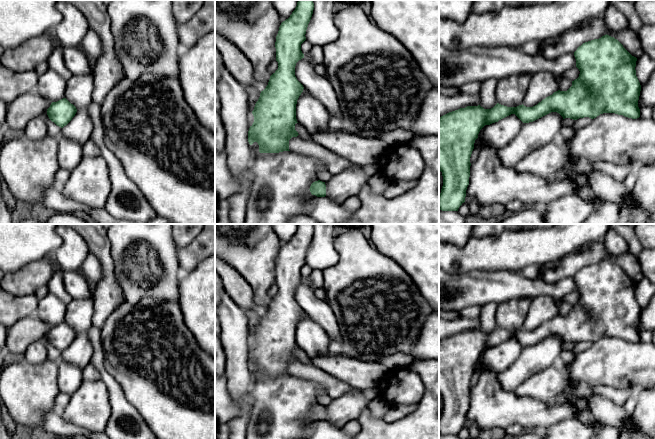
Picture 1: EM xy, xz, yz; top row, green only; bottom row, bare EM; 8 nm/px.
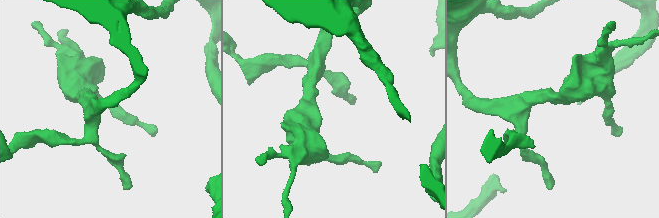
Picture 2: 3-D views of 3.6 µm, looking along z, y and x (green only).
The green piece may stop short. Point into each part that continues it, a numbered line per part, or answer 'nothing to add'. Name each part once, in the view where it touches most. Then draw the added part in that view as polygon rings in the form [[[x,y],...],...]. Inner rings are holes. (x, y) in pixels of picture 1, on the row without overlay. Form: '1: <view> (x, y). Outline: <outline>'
nothing to add

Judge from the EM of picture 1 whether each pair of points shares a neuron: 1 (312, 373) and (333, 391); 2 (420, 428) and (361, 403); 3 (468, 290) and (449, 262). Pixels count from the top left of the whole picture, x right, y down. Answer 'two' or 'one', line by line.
1: one
2: two
3: two

